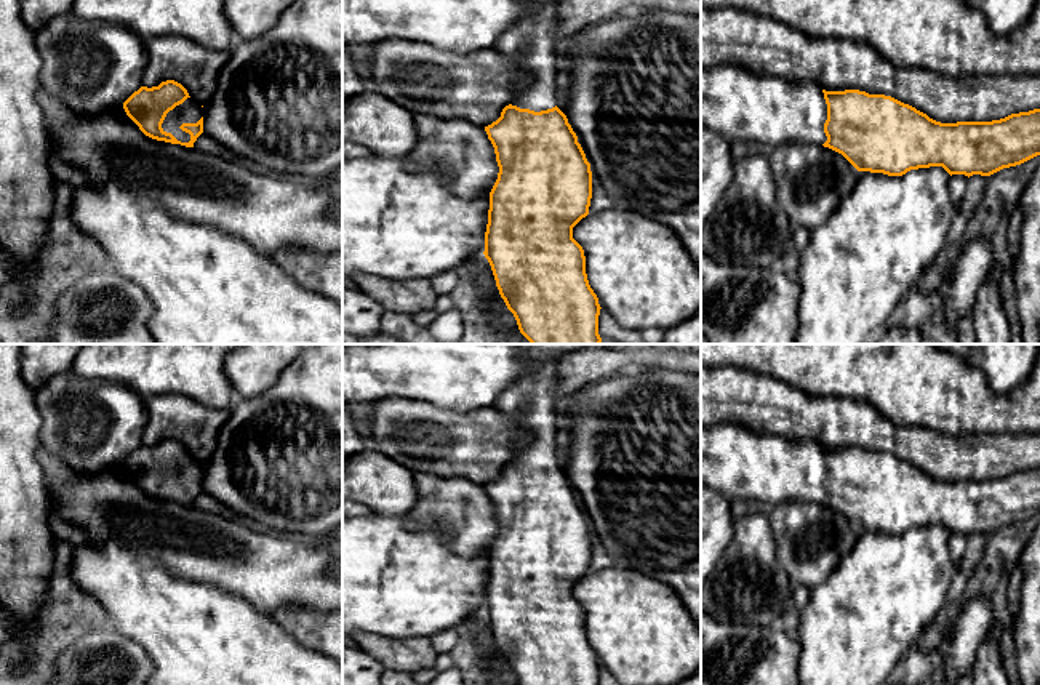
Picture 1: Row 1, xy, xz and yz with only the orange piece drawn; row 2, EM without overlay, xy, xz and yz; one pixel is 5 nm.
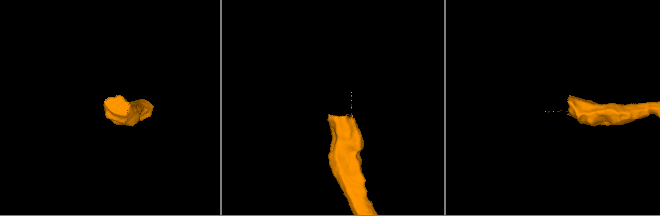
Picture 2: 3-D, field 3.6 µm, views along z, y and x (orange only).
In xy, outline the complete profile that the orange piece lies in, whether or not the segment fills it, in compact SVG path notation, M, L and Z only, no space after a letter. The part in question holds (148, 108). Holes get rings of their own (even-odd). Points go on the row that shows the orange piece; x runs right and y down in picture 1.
M174 80L141 86L123 109L146 136L157 141L194 147L203 133L203 107Z

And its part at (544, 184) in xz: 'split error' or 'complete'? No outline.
split error

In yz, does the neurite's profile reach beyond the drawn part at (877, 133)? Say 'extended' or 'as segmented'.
extended

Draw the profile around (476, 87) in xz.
M381 40L373 45L371 88L413 115L464 118L488 126L526 83L522 67L493 46L467 54L443 51L422 42Z

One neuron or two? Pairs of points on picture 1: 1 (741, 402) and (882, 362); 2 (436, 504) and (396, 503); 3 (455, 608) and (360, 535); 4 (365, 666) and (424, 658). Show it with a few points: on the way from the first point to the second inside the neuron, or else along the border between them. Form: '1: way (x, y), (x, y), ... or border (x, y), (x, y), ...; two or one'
1: border (760, 373), (778, 378), (808, 394), (832, 396); two
2: border (415, 474), (416, 503), (407, 512); two
3: way (429, 583), (399, 552), (397, 540), (386, 538); one
4: border (359, 647), (384, 668); two

